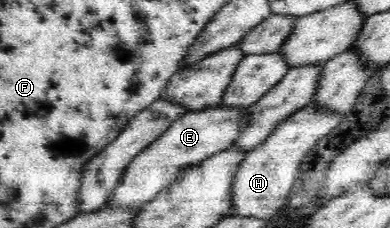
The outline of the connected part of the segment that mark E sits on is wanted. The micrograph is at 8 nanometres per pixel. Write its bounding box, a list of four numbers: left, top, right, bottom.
[106,105,248,207]

